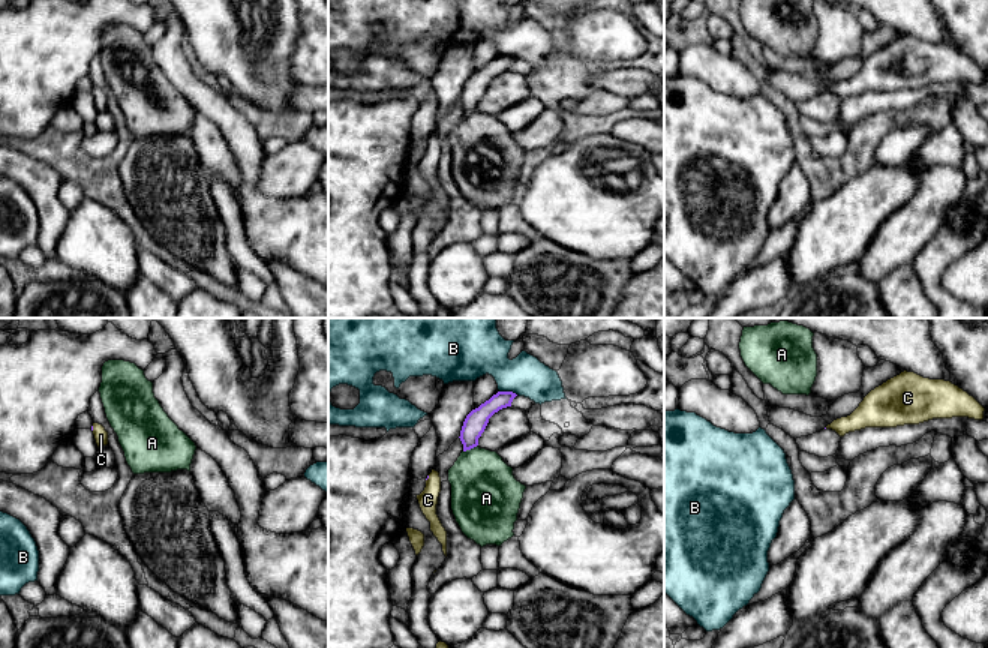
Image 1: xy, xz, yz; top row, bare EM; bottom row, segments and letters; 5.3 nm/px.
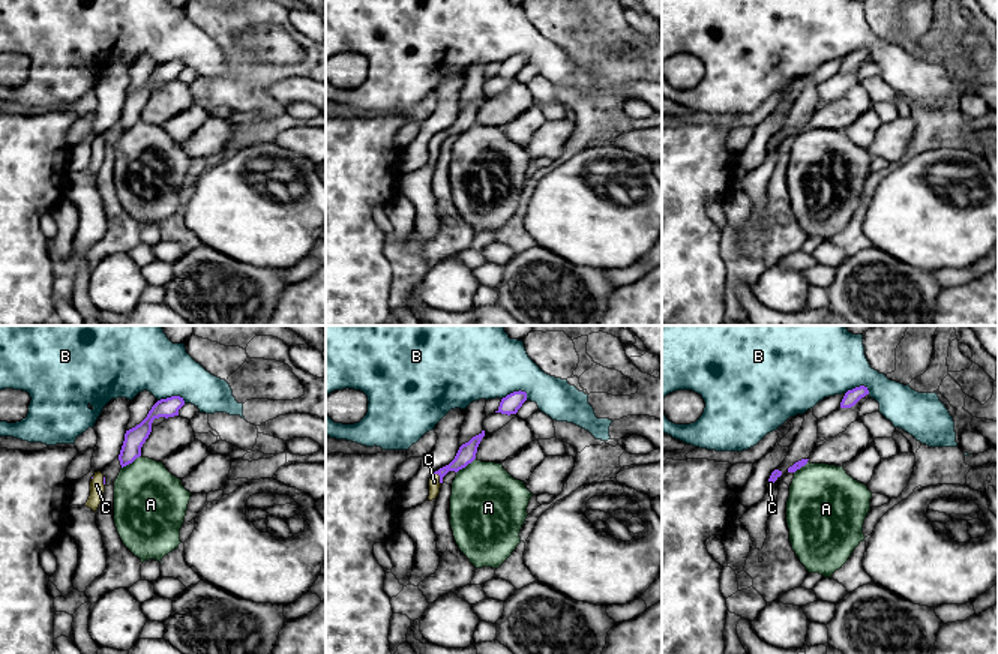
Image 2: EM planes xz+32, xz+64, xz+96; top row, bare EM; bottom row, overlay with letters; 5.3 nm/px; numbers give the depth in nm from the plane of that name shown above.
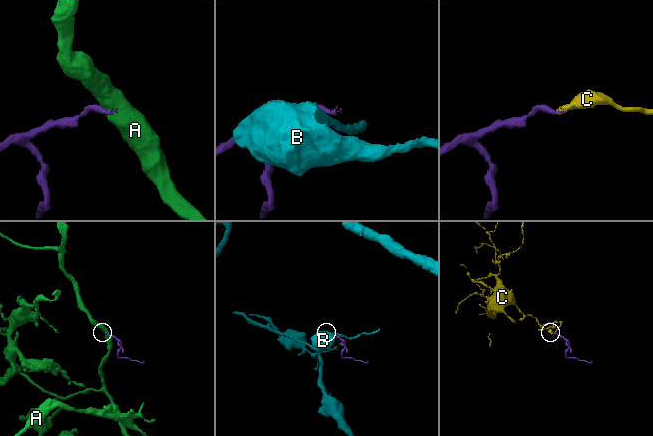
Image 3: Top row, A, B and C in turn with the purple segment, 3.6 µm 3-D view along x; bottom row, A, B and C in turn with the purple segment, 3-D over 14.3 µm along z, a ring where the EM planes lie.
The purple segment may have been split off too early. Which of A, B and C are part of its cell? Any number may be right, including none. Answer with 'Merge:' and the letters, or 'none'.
Merge: C

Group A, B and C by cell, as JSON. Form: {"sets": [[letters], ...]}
{"sets": [["A"], ["B"], ["C"]]}

